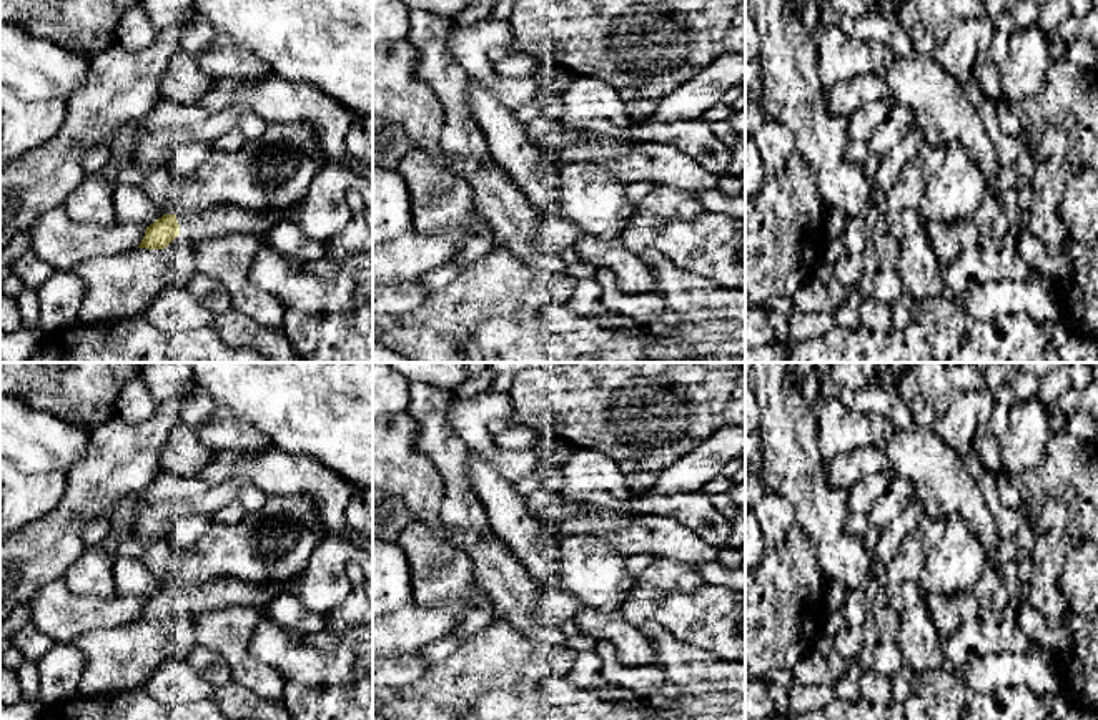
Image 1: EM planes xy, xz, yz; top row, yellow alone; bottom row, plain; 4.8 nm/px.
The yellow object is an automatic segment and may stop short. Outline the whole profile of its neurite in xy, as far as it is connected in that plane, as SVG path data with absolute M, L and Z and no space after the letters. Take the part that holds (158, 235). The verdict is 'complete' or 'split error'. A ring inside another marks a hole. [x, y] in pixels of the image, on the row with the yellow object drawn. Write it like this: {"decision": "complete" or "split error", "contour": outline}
{"decision": "split error", "contour": "M299 203L268 211L246 211L238 206L220 206L196 213L163 215L146 226L138 248L165 249L180 233L200 239L251 233L266 236L278 223L288 219Z"}

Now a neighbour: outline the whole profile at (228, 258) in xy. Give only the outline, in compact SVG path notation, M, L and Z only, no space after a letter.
M235 233L191 239L198 273L215 278L230 294L235 311L270 329L283 329L279 299L251 281L253 256L265 236Z

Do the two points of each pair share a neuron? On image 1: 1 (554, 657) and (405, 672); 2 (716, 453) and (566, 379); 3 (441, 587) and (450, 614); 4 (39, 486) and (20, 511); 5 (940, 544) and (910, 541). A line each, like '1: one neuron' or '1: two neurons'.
1: two neurons
2: two neurons
3: two neurons
4: one neuron
5: two neurons

